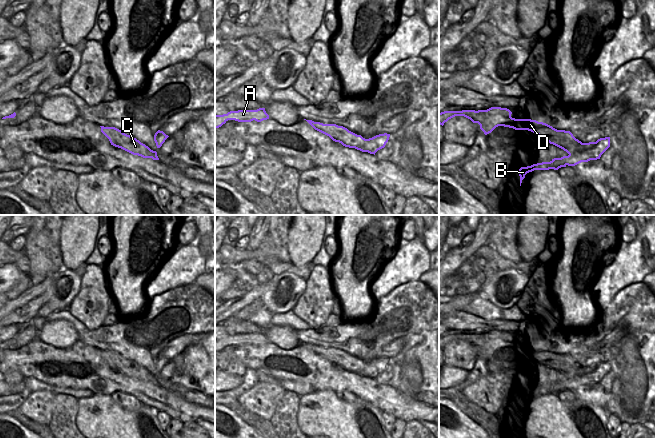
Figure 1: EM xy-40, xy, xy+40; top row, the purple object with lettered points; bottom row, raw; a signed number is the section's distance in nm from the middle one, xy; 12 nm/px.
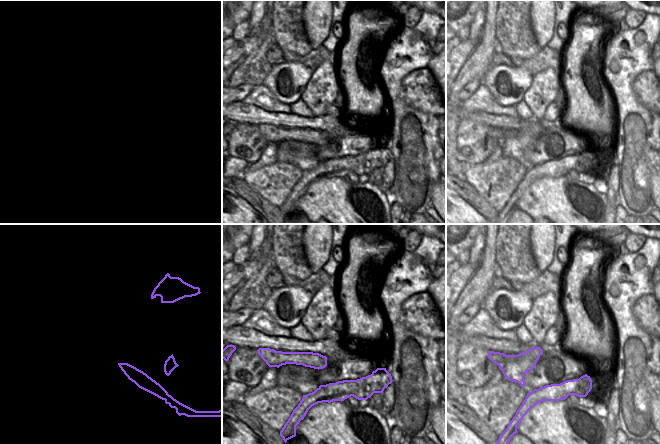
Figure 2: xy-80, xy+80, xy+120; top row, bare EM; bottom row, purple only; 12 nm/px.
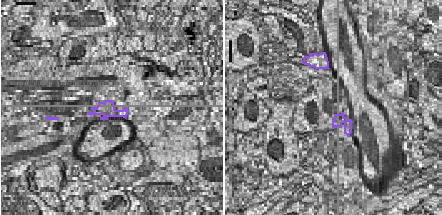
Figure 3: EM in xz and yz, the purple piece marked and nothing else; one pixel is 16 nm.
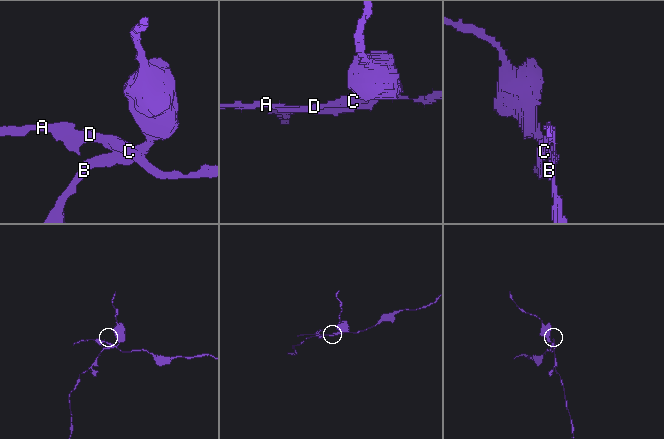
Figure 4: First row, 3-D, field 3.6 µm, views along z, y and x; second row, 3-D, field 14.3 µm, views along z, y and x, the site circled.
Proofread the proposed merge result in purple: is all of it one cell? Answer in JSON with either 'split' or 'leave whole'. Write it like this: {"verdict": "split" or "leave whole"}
{"verdict": "split"}

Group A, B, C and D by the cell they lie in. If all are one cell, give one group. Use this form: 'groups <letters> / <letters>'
groups A C D / B

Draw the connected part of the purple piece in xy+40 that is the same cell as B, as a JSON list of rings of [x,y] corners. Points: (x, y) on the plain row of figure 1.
[[[610,361],[600,362],[596,366],[582,367],[577,371],[570,371],[566,375],[569,379],[554,382],[550,386],[533,388],[519,393],[520,410],[525,399],[534,394],[558,394],[561,391],[575,390],[581,386],[600,383],[601,379],[610,371]]]

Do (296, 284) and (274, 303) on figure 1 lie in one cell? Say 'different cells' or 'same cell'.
same cell

